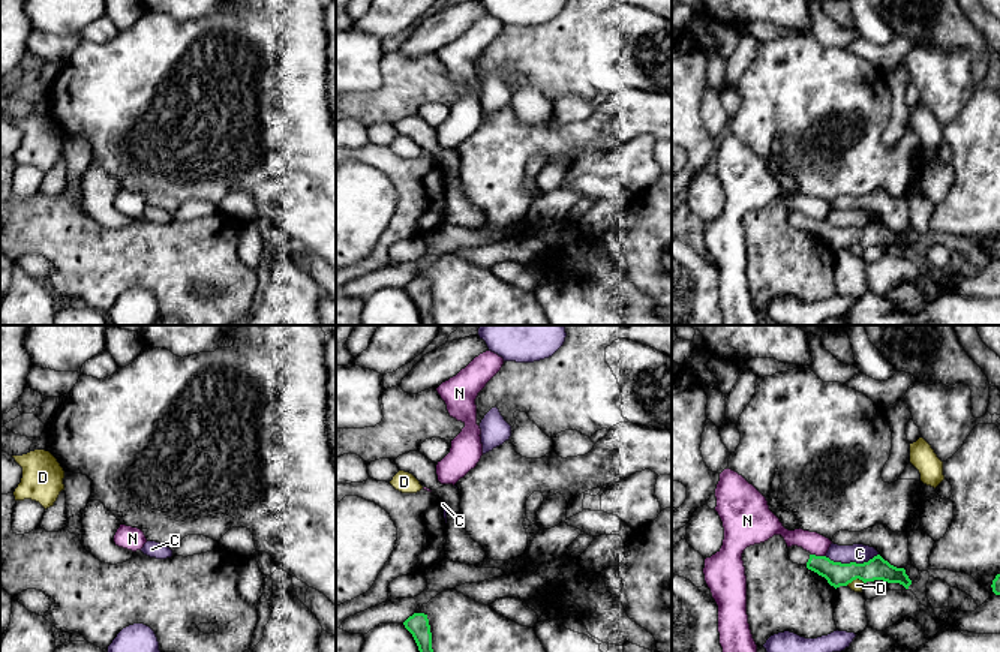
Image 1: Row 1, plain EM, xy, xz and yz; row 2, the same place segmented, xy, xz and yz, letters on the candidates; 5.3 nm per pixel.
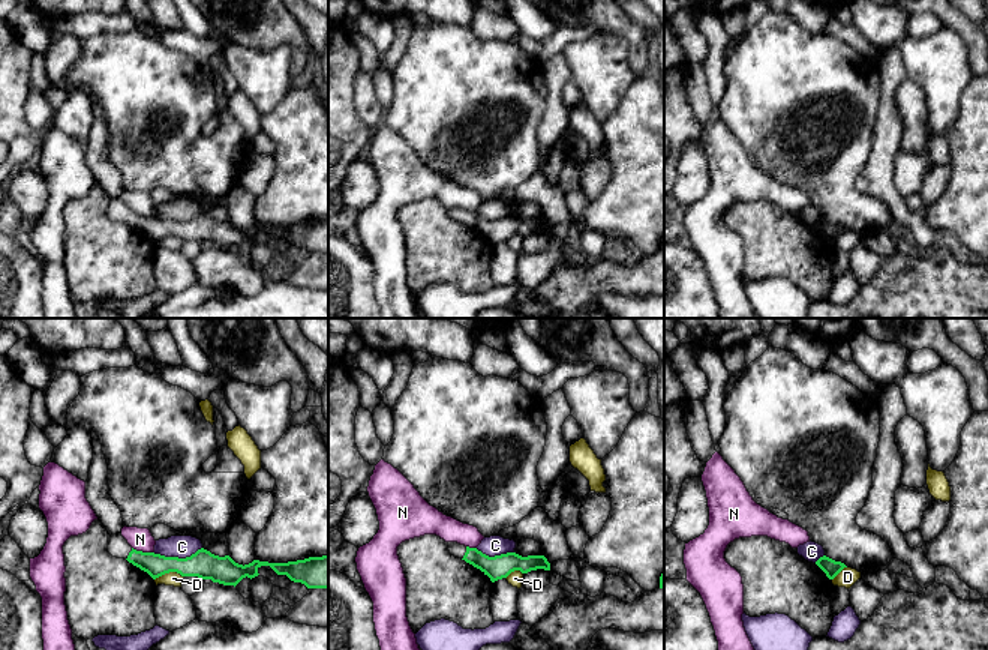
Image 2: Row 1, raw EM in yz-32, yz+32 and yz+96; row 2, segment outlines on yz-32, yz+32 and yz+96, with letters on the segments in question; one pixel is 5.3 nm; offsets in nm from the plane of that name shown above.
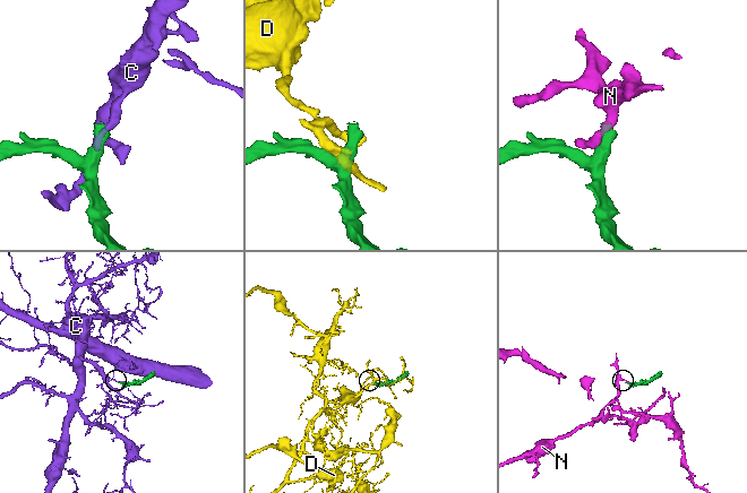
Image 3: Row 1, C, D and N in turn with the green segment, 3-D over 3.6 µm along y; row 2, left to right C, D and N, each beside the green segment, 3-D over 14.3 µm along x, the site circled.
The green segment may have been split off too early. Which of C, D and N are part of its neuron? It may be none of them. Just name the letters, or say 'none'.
none

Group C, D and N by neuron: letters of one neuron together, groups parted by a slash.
C / D / N

